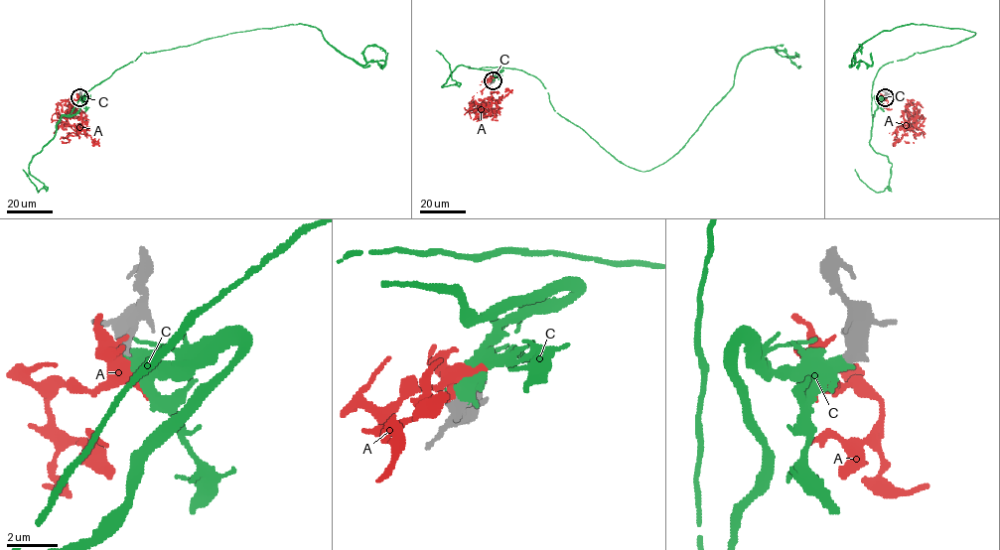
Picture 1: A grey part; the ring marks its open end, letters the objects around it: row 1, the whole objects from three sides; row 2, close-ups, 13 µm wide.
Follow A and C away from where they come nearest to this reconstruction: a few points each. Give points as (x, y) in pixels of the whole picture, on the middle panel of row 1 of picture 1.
A: (492, 80), (486, 83), (487, 103), (481, 103), (490, 113), (478, 110), (476, 100), (484, 88)
C: (493, 80), (502, 70), (479, 68), (536, 77), (557, 113), (647, 171), (744, 57), (798, 57)

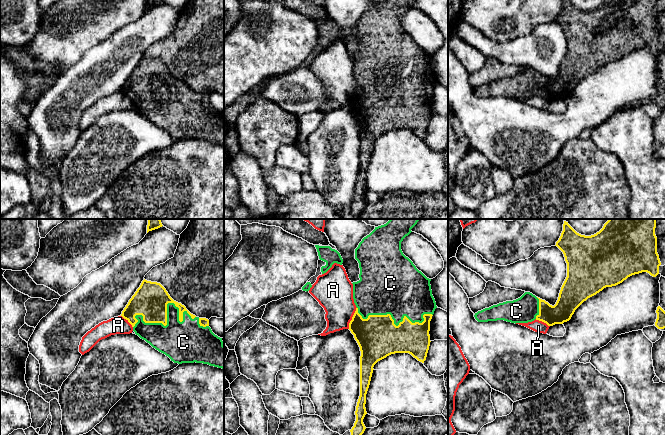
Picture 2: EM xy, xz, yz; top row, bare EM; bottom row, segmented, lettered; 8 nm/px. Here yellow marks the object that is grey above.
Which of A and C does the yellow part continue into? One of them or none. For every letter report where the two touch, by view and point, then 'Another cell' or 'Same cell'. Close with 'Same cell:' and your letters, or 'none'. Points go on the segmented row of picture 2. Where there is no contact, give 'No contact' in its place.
A: Touches yellow at xz (352, 318). Another cell
C: Touches yellow at xy (166, 314). Same cell
Same cell: C

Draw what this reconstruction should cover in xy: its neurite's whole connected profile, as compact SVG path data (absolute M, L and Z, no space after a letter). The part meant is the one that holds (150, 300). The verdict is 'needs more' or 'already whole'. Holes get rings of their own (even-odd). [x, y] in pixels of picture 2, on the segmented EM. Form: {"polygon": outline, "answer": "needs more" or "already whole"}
{"polygon": "M144 279L121 316L132 325L136 335L174 363L196 362L224 369L223 341L212 332L209 320L191 314L184 305L174 301L160 283Z", "answer": "needs more"}

